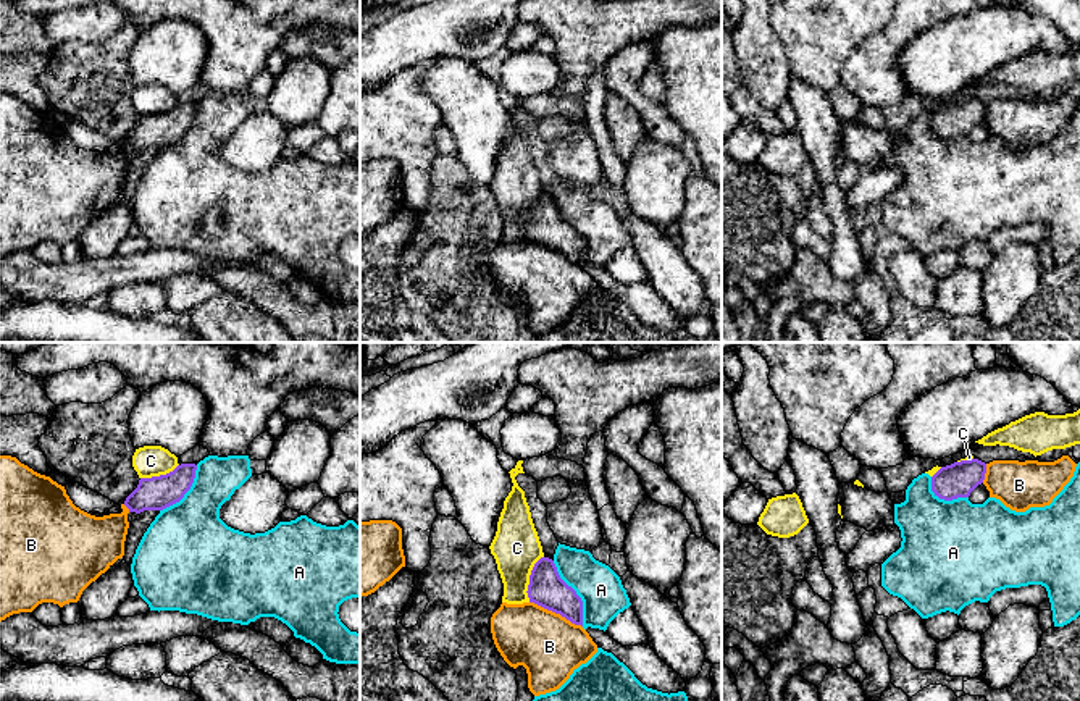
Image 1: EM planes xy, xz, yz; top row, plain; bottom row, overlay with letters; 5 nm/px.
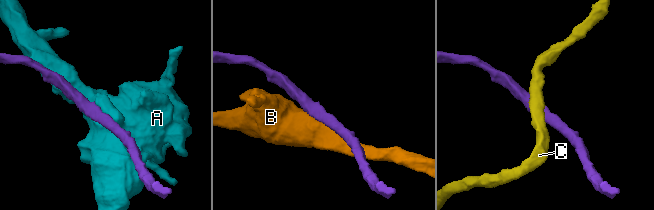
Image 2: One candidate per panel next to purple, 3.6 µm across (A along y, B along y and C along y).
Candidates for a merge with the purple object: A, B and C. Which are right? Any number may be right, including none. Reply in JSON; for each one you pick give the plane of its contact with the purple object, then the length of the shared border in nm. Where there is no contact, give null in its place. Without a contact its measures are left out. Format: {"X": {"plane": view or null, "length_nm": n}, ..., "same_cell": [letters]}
{"same_cell": []}

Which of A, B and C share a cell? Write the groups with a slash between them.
A / B / C

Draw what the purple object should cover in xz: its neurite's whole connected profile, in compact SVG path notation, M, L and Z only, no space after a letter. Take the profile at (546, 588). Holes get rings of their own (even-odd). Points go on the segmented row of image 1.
M541 557L530 575L530 602L560 614L575 625L583 627L583 601L576 591L559 575L552 559Z

